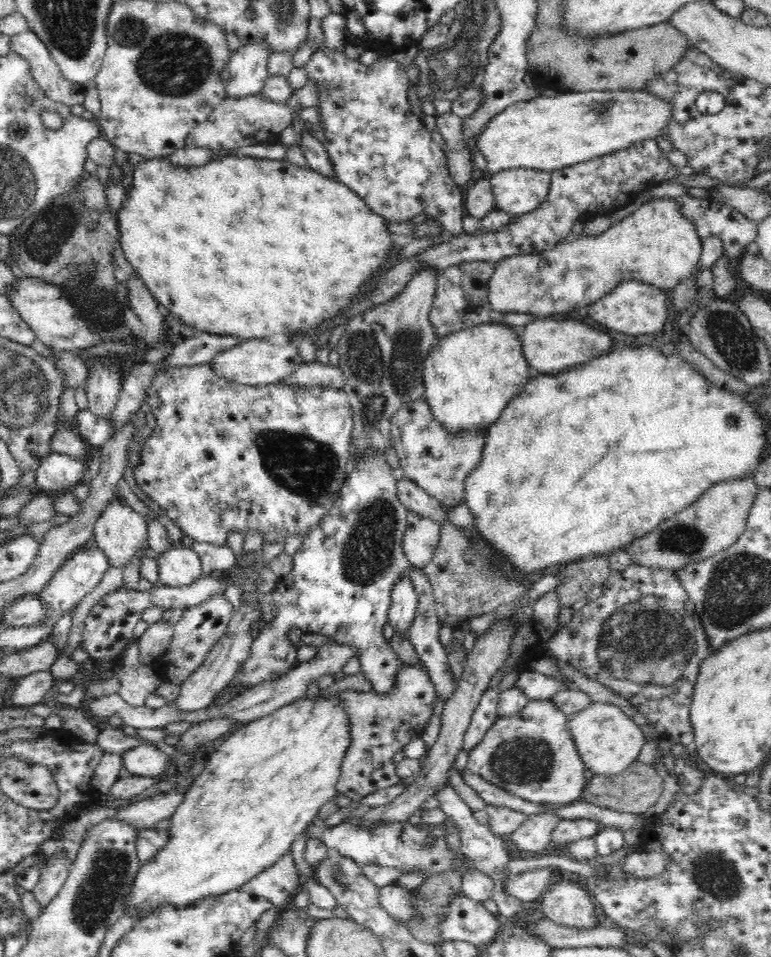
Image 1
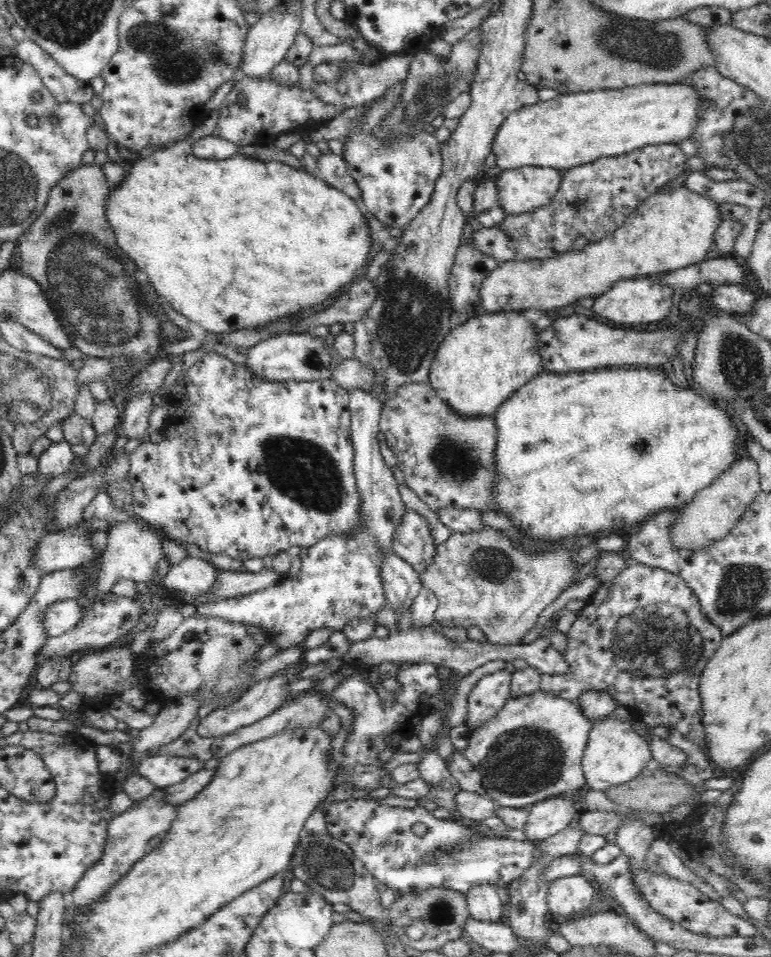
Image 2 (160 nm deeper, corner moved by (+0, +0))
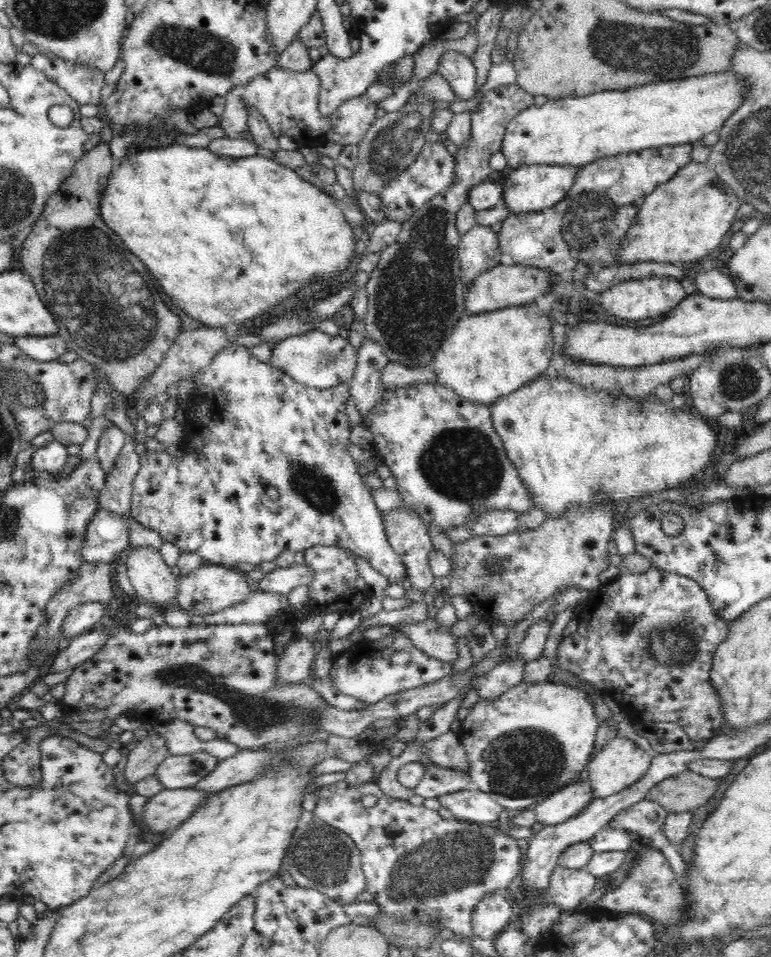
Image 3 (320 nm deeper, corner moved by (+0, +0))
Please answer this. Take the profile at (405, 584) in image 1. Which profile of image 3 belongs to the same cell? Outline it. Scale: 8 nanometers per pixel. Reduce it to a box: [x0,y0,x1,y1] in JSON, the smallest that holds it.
[131,343,406,582]

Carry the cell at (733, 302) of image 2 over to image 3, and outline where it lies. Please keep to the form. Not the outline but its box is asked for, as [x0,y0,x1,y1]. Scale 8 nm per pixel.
[692,269,736,299]

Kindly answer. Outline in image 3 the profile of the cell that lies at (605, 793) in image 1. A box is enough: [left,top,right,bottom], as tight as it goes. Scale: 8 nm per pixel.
[647,770,720,813]

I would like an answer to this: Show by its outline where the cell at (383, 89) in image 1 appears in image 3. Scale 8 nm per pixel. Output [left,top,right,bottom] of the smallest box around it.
[380,142,457,223]

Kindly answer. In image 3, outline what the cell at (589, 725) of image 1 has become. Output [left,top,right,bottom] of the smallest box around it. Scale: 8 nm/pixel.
[585,737,653,798]

